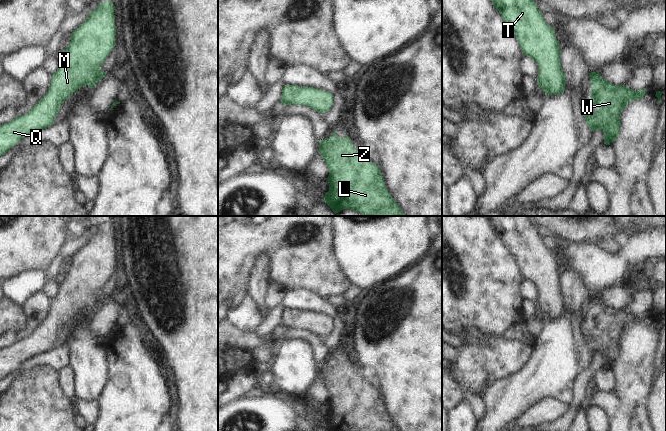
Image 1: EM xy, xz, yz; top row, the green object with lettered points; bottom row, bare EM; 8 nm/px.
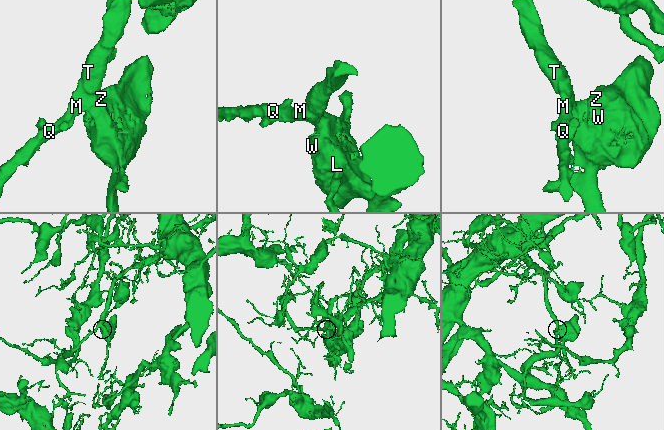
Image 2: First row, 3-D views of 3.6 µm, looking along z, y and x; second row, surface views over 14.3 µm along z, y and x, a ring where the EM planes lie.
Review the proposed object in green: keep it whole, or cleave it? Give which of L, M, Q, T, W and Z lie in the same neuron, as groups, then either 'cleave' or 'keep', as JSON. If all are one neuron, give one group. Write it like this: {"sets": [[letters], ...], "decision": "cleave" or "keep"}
{"sets": [["L", "M", "Q", "T", "W", "Z"]], "decision": "keep"}

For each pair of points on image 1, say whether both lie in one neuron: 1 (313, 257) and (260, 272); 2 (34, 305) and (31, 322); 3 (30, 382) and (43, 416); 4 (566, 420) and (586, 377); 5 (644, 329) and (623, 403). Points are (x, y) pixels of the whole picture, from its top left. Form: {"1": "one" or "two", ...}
{"1": "two", "2": "one", "3": "one", "4": "one", "5": "one"}

